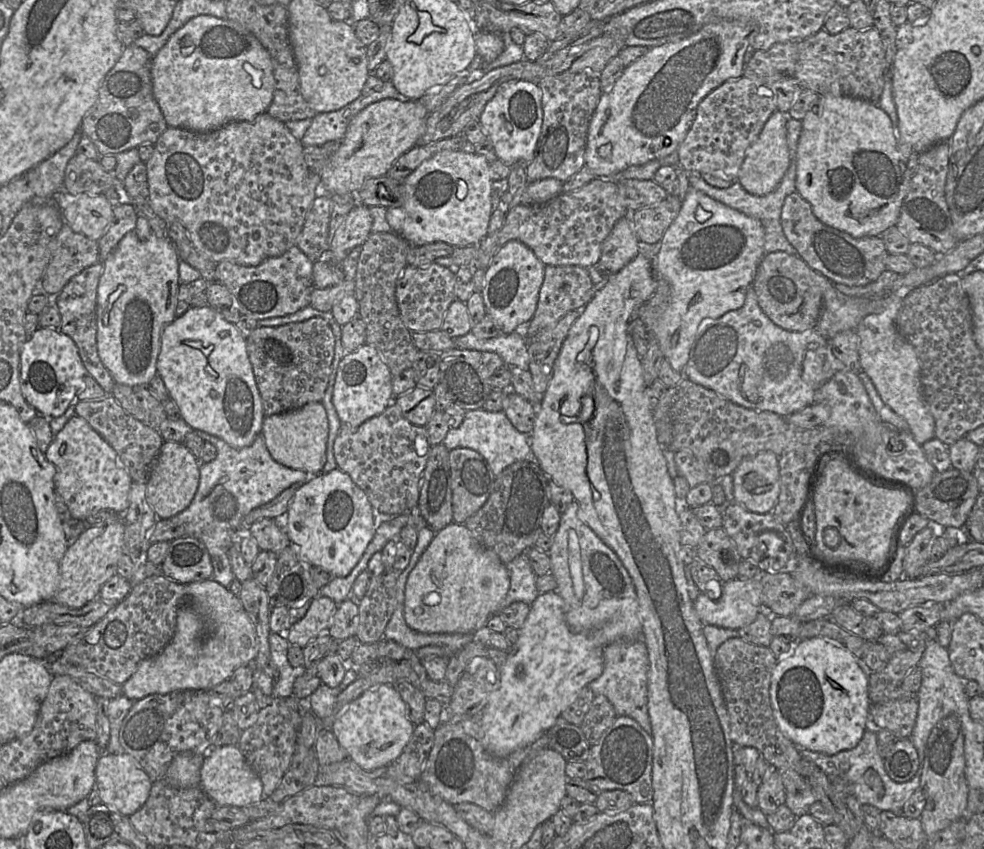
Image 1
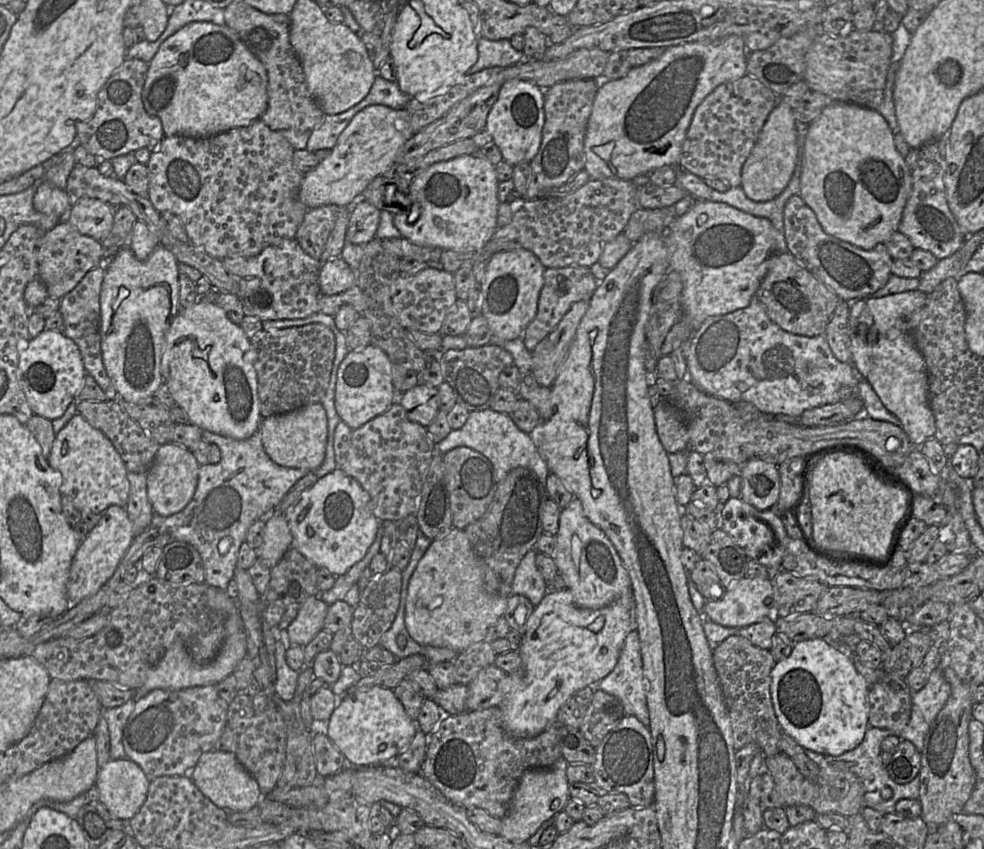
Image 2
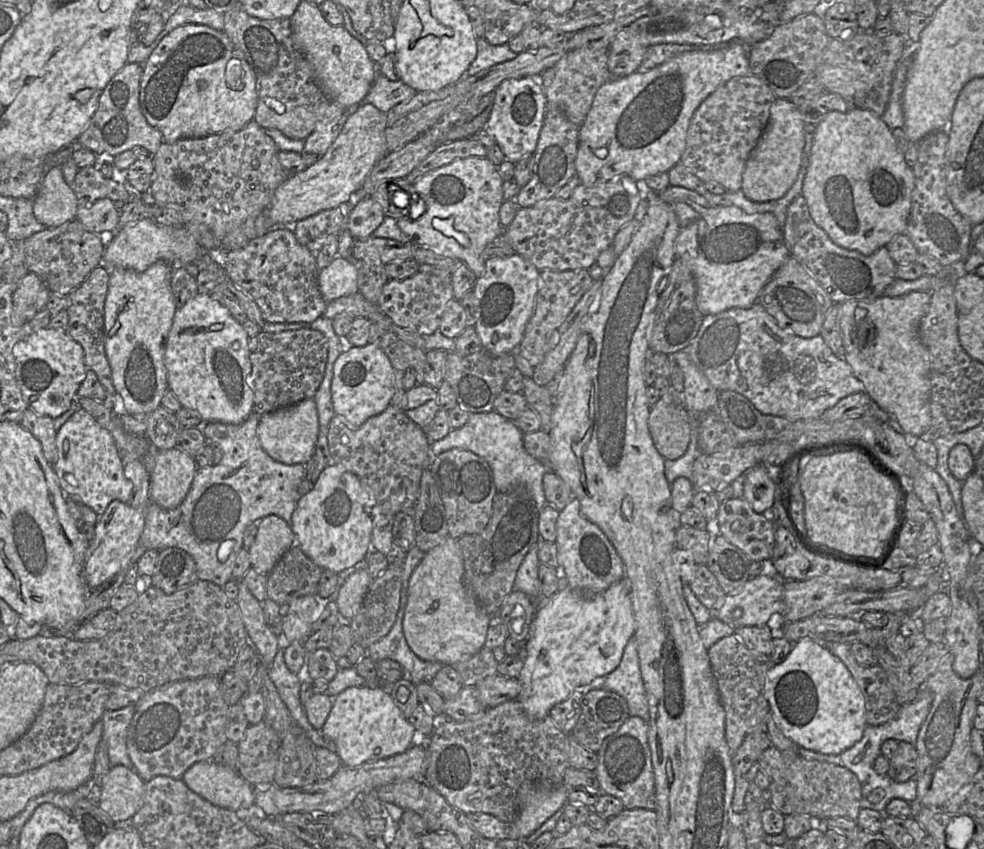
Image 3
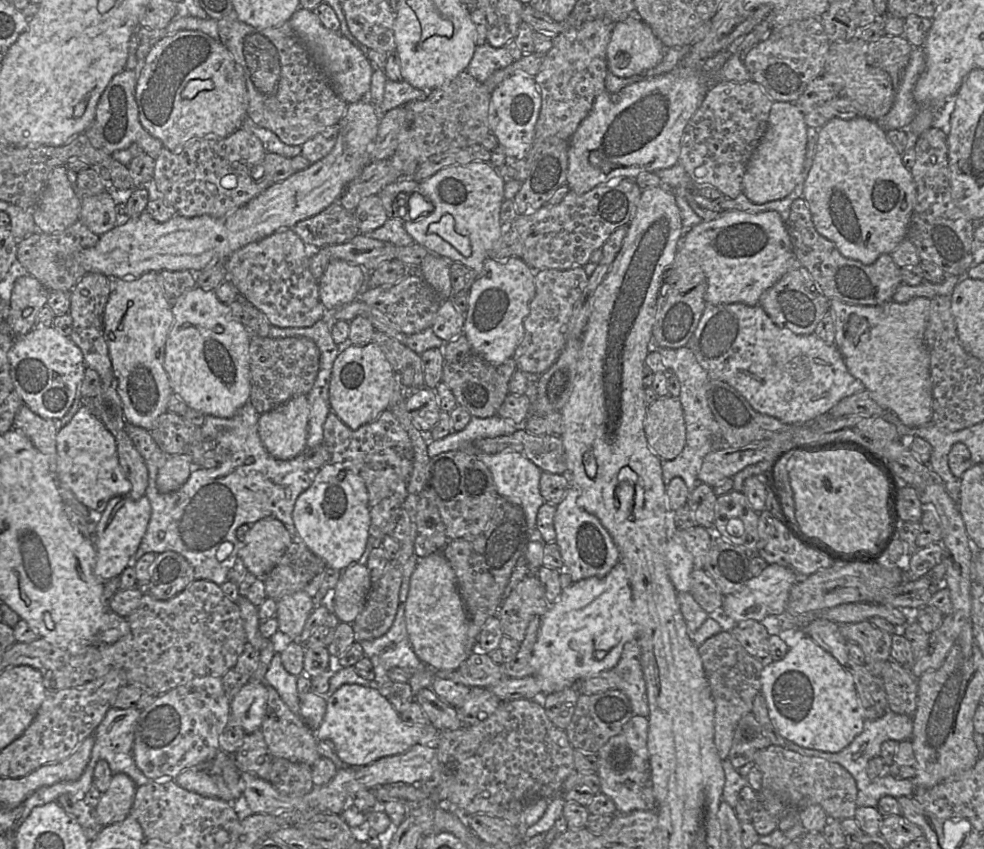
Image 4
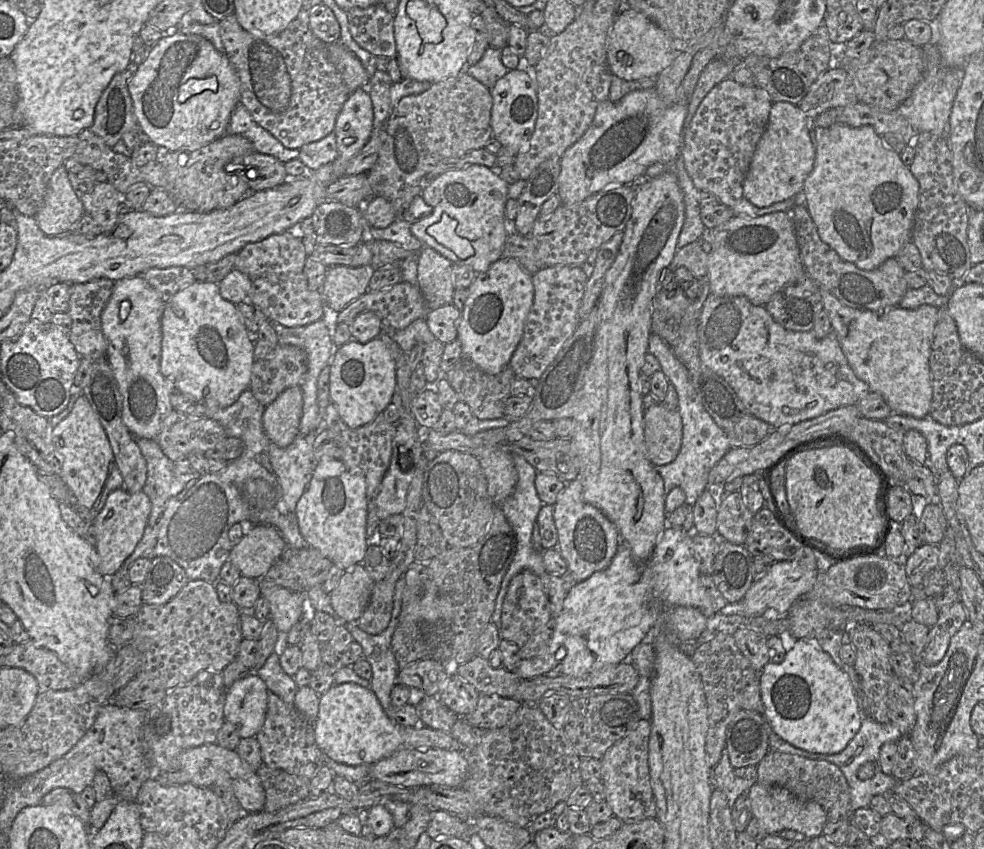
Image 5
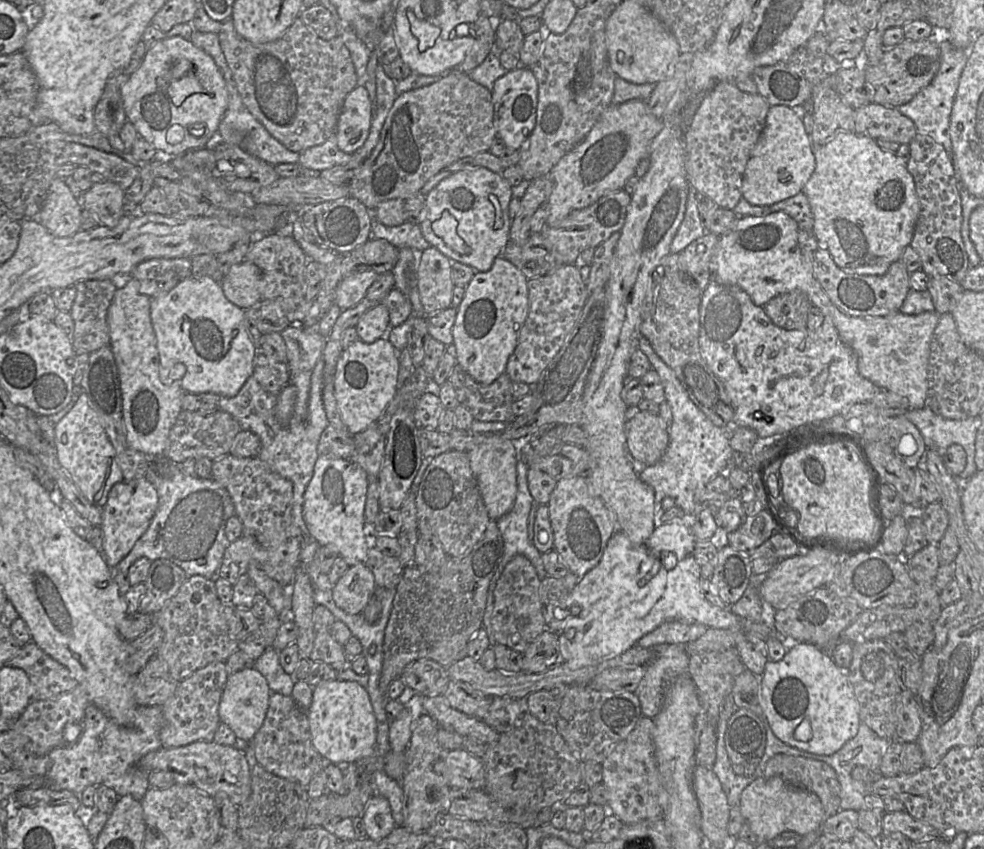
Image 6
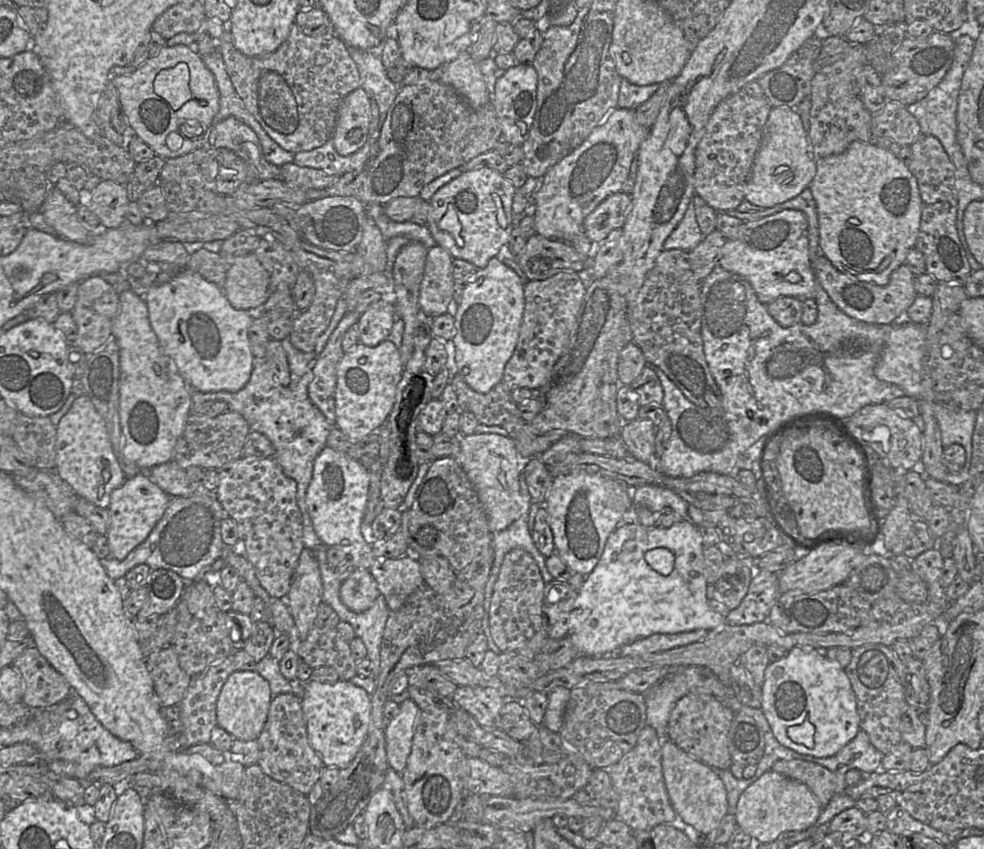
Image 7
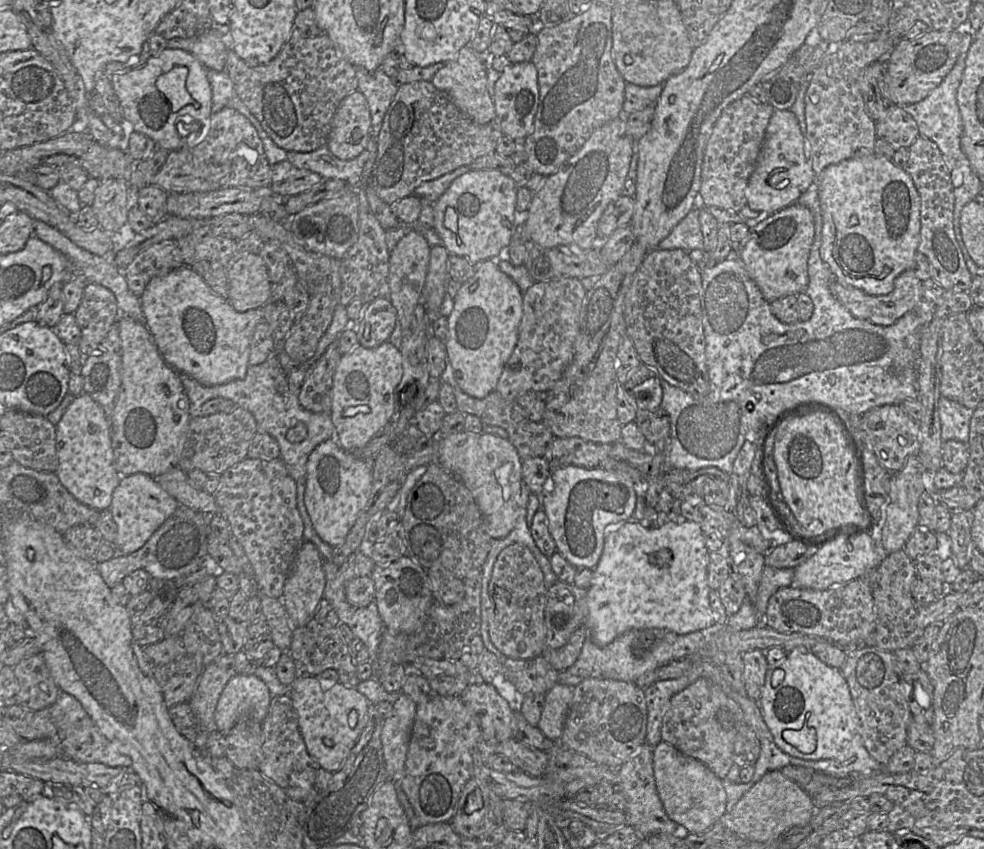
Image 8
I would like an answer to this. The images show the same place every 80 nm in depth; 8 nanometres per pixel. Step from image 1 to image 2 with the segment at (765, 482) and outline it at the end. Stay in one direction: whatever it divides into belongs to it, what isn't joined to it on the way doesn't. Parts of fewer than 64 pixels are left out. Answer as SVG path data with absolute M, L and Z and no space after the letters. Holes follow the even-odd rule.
M751 458L739 471L741 477L740 498L759 511L773 509L780 492L780 477L777 465Z

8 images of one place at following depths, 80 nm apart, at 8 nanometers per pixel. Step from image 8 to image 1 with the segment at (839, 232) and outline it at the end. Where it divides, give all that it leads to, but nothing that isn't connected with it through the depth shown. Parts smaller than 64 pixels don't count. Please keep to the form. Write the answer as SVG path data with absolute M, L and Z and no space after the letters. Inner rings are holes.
M831 94L819 95L818 103L801 119L801 132L796 148L796 192L806 200L814 216L823 224L845 232L853 238L880 236L881 233L897 224L902 202L909 190L911 175L907 168L907 159L897 148L898 136L889 116L879 108L877 103L868 102L859 98L835 96Z

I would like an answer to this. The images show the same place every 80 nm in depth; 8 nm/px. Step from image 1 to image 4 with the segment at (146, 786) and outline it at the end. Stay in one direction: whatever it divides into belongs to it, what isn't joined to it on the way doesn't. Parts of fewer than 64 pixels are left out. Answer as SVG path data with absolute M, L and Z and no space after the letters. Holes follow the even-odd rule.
M124 773L112 775L109 788L101 793L95 807L99 822L103 826L123 821L130 813L137 786Z

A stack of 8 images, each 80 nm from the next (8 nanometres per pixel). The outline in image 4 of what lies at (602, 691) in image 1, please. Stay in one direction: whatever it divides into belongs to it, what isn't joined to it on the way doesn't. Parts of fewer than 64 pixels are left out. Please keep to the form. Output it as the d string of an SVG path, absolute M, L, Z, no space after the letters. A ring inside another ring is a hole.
M636 639L627 642L617 665L612 669L619 677L619 685L616 689L621 690L629 698L634 715L649 716L649 706L646 693L646 682L640 662L640 647Z

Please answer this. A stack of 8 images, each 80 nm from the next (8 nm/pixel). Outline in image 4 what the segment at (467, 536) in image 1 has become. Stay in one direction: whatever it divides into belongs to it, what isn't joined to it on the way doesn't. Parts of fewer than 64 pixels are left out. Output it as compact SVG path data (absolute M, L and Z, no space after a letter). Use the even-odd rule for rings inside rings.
M442 551L420 558L410 577L405 602L405 623L411 647L416 656L434 671L458 670L472 652L478 650L475 639L468 637L468 615L458 590L455 572Z

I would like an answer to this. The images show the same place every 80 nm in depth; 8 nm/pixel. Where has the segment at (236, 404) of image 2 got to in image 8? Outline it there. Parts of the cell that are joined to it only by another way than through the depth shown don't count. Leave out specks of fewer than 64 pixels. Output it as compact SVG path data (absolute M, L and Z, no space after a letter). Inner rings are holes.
M182 267L150 280L140 297L145 325L165 362L205 386L215 386L244 379L249 367L250 344L256 326L264 321L266 304L245 312L236 311L227 298L215 294L191 267Z

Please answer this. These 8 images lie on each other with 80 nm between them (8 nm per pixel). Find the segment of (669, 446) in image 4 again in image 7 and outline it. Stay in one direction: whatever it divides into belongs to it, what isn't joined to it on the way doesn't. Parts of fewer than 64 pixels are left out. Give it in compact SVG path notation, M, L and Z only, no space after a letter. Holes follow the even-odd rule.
M638 419L622 424L620 439L637 460L650 463L654 460L656 427L649 419Z

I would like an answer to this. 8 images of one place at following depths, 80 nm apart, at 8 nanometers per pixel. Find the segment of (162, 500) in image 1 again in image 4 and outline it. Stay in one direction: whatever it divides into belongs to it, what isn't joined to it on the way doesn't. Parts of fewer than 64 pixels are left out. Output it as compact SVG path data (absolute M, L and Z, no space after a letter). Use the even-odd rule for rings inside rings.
M187 454L168 455L160 467L156 479L157 489L161 493L178 490L189 478L194 466Z

